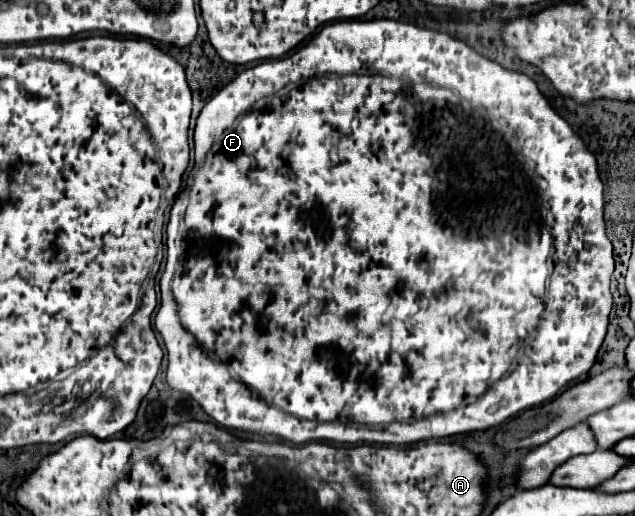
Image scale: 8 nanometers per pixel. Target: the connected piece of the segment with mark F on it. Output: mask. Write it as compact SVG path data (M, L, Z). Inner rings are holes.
M391 19L337 21L326 24L307 45L303 45L301 49L289 53L287 57L263 61L257 67L251 67L251 69L243 71L241 75L237 75L229 85L225 85L201 109L197 125L195 125L193 141L195 141L195 167L191 170L187 181L189 185L189 205L187 205L187 211L185 211L185 217L183 217L185 229L181 233L177 229L169 229L169 239L166 240L166 266L159 282L159 284L167 285L161 285L161 295L163 297L161 297L161 307L157 311L157 317L155 317L155 327L161 333L163 345L167 353L169 353L169 365L167 365L166 370L166 379L169 387L175 389L175 391L187 393L189 397L193 397L203 407L203 411L209 417L213 417L217 423L221 423L223 427L235 429L235 431L241 431L241 433L249 433L249 435L277 437L279 441L287 441L287 443L295 443L295 445L311 443L311 441L327 441L327 443L335 441L335 443L347 443L347 445L349 443L351 445L355 445L355 443L411 445L411 443L419 443L419 441L425 441L425 439L451 437L451 435L457 435L457 433L469 433L469 431L479 431L479 429L495 427L495 425L503 423L505 419L513 417L519 411L525 411L529 407L535 407L535 405L541 405L545 401L555 399L571 381L579 379L581 375L585 377L589 373L589 369L593 367L597 351L599 351L599 347L603 343L603 337L607 333L609 313L611 313L611 307L613 307L613 297L611 297L611 291L609 291L609 281L611 281L611 275L613 275L615 269L615 261L613 245L611 245L611 241L609 241L609 237L605 233L603 183L599 179L597 161L595 161L593 153L587 151L587 147L583 145L583 141L579 139L579 135L551 109L551 105L547 103L547 99L537 89L535 81L529 79L527 75L503 69L499 63L481 57L471 47L467 47L463 41L459 41L455 37L449 37L448 33L421 29L421 27L415 27L415 25ZM431 145L439 145L439 153L435 153L435 149L431 149ZM455 157L467 157L467 159L471 159L473 165L463 165L463 159L455 159ZM541 198L548 198L548 202L551 201L551 213L555 217L555 223L553 223L553 229L551 229L551 233L553 233L551 241L547 241L547 227L549 227L549 223L547 223L547 207L545 207L545 219L543 219L541 201L537 201L537 199ZM547 277L549 277L549 287L547 287L547 305L545 305L545 281L547 281ZM535 327L537 327L537 333L535 333L531 345L527 347L525 355L519 359L517 367L511 373L507 373L509 367L511 367L511 363L513 363L513 359L515 359L515 355L517 355L517 351L519 351L519 347L533 335ZM373 331L379 331L379 337L373 337ZM499 369L503 373L507 373L507 375L499 377Z

